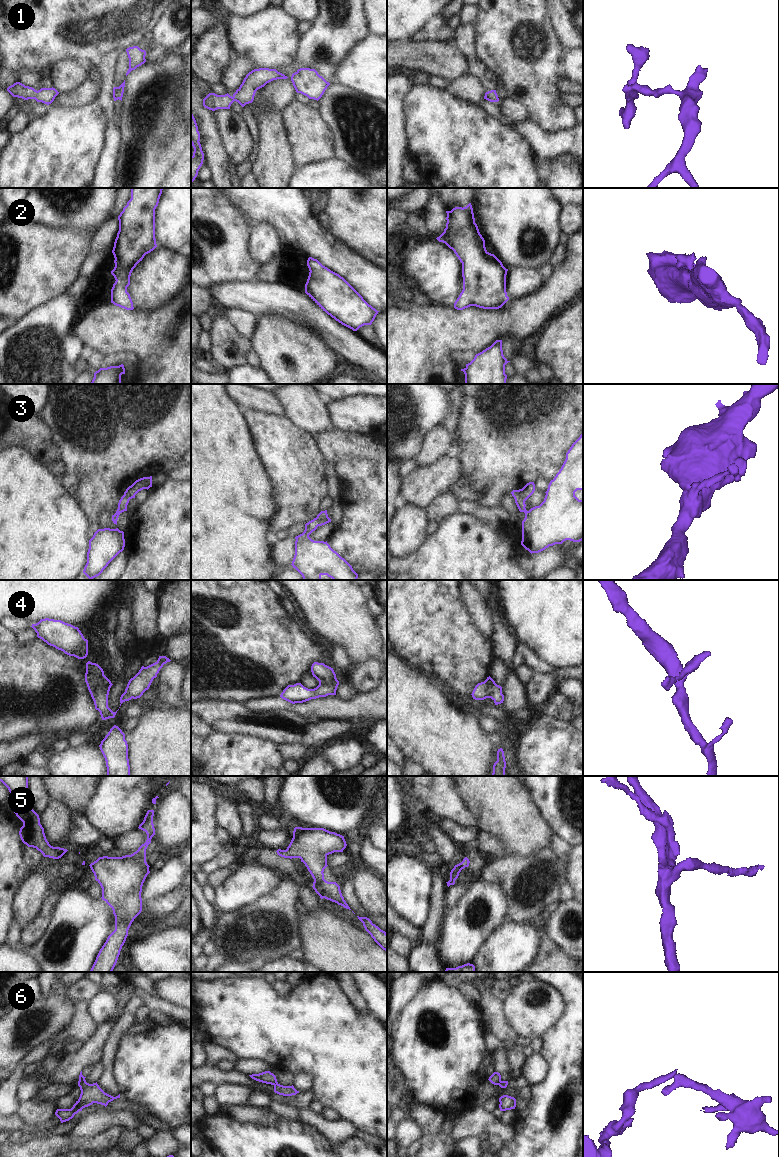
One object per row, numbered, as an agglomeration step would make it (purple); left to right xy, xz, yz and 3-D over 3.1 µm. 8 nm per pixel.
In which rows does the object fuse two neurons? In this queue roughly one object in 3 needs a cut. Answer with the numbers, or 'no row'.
6

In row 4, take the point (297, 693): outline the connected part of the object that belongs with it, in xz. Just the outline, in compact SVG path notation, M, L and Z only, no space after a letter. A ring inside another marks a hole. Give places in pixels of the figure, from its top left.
M314 662L311 666L313 677L319 681L319 685L314 689L308 689L301 683L288 685L280 697L292 704L303 703L311 699L326 697L328 695L336 695L339 681L333 668L324 663Z

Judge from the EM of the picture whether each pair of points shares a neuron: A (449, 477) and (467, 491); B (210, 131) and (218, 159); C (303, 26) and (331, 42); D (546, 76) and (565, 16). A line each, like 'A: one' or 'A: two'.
A: two
B: one
C: two
D: two

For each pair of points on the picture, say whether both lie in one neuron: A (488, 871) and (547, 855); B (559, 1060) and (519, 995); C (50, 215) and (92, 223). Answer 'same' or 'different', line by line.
A: same
B: different
C: same

